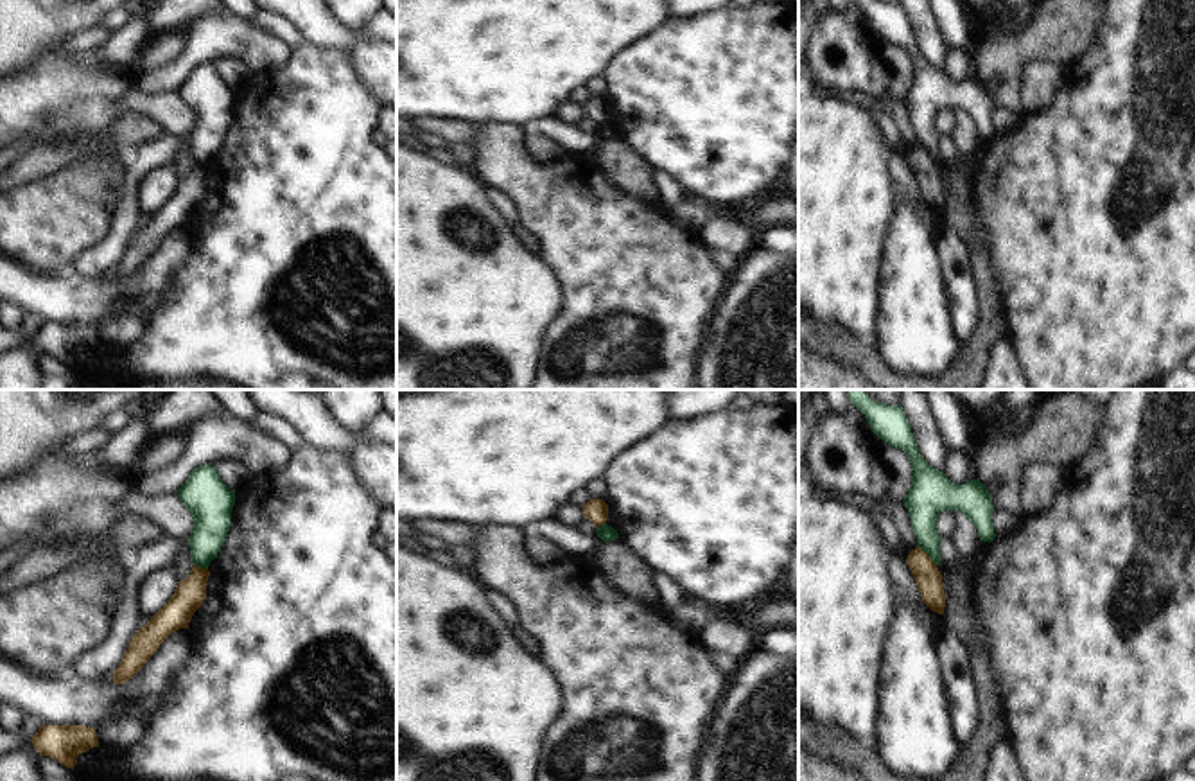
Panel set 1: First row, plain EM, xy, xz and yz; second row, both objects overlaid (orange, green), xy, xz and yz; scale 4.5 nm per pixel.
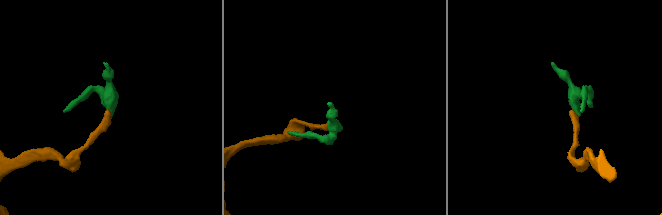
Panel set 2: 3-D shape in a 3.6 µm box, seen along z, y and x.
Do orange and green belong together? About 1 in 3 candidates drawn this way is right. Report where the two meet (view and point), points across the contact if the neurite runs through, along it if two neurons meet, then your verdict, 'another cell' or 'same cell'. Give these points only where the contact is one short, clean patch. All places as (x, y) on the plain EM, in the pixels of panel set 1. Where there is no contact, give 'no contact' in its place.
contact yz (928, 153); border yz (919, 144), (937, 162); another cell

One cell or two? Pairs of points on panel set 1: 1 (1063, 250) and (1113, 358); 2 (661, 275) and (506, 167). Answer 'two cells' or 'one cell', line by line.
1: one cell
2: one cell

